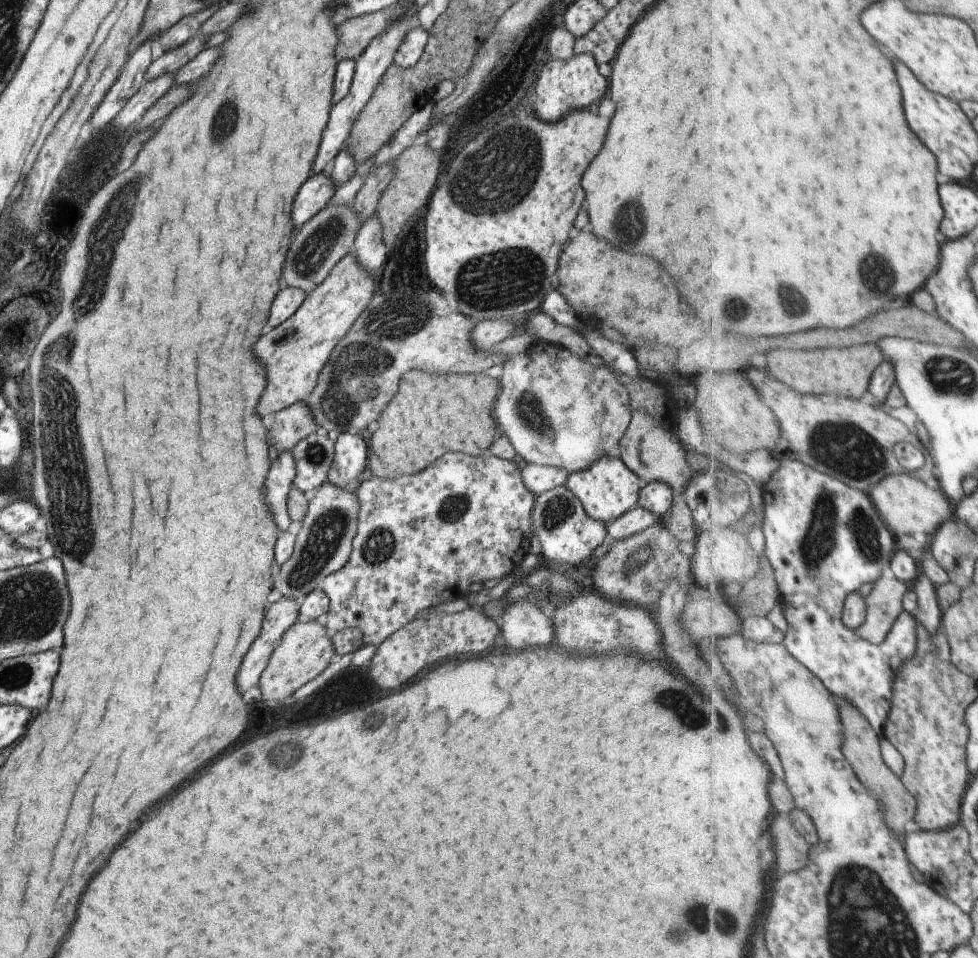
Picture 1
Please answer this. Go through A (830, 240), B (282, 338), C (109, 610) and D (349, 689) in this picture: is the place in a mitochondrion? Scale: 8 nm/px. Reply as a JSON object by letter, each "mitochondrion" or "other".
{"A":"other","B":"other","C":"other","D":"mitochondrion"}

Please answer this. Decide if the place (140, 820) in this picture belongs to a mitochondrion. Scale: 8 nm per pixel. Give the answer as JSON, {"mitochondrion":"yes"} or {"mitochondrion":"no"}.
{"mitochondrion":"no"}

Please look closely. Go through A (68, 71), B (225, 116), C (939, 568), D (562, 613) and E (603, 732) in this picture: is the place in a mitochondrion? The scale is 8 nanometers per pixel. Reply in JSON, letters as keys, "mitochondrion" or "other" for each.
{"A":"other","B":"mitochondrion","C":"other","D":"other","E":"other"}

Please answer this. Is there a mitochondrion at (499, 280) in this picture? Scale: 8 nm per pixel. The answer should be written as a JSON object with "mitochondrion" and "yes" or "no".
{"mitochondrion":"yes"}

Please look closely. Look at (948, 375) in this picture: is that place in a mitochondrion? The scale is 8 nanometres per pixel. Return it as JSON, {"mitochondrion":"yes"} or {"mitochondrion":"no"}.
{"mitochondrion":"yes"}

